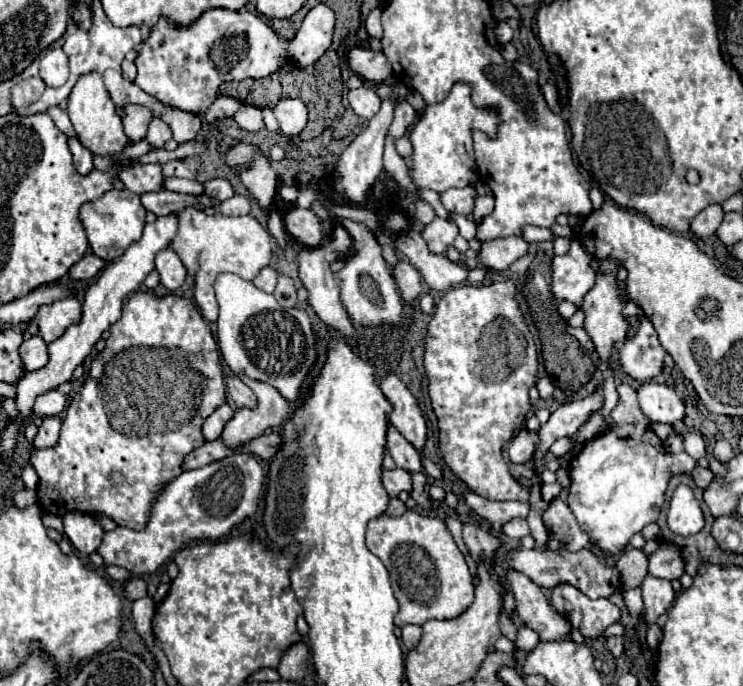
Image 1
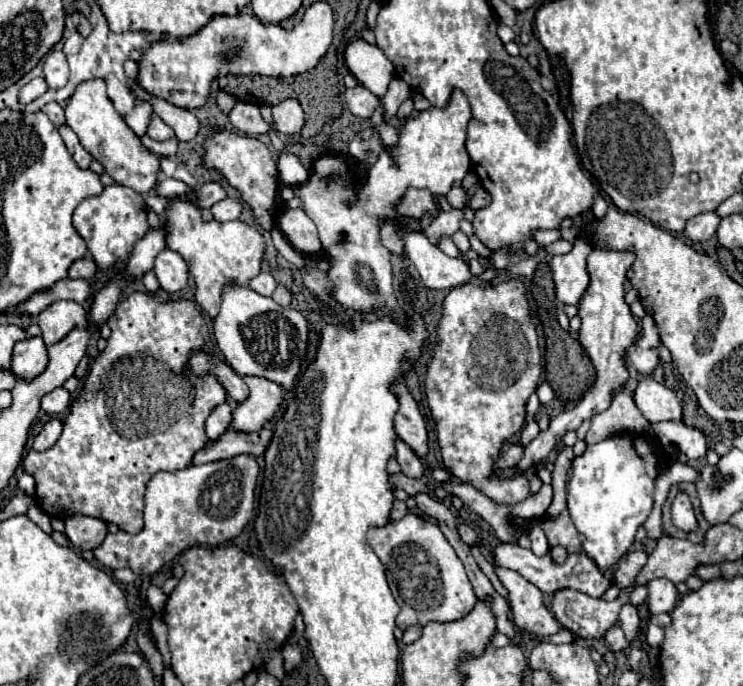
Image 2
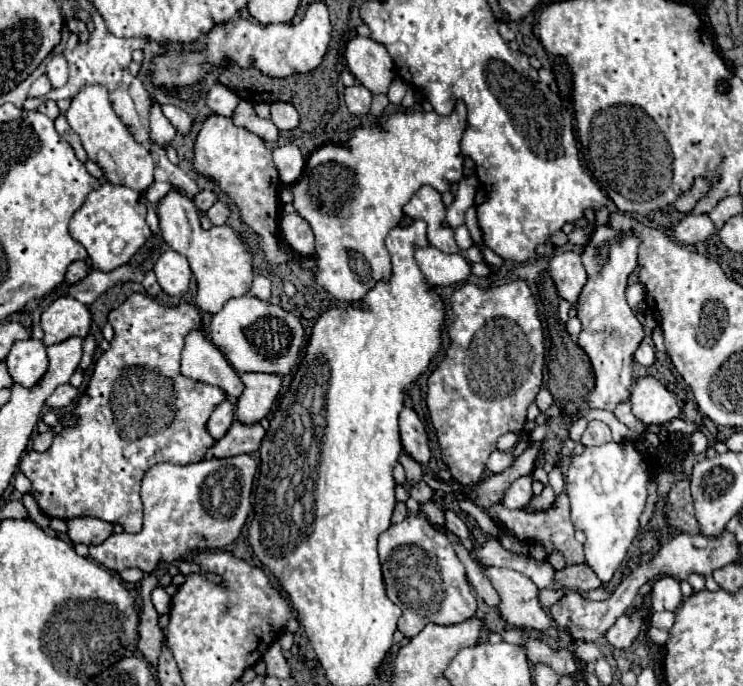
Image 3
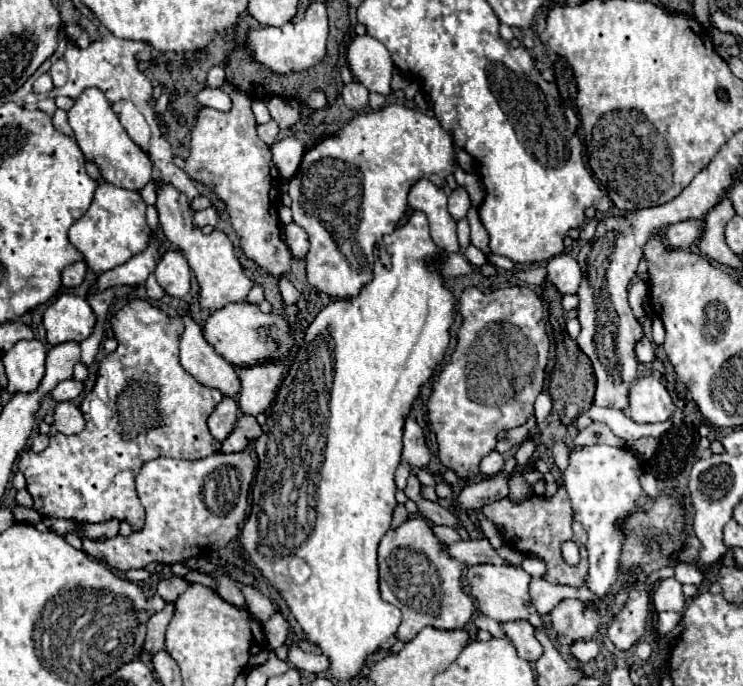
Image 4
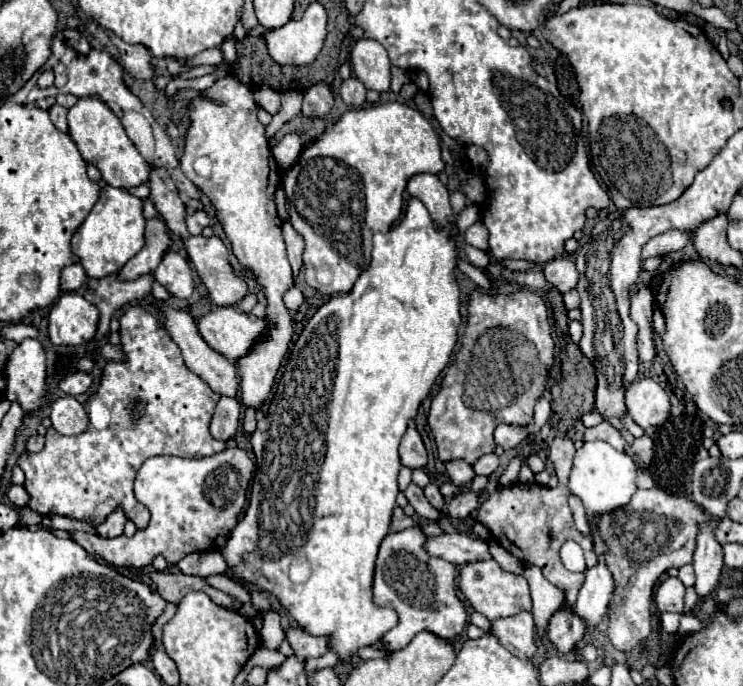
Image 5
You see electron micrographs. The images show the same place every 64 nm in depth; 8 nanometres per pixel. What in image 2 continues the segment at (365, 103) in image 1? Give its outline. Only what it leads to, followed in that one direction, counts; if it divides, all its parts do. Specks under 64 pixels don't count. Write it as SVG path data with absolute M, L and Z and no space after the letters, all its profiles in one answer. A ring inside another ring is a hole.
M358 84L356 88L348 88L346 90L346 104L350 108L350 112L358 118L370 118L378 104L380 104L380 98L374 96L366 86Z

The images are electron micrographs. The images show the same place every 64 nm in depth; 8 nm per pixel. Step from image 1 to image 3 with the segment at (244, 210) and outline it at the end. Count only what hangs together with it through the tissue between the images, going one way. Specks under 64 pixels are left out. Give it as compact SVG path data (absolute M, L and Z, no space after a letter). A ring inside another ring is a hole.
M216 202L210 210L208 210L208 218L212 220L212 224L224 224L230 218L232 210L224 204L224 202Z

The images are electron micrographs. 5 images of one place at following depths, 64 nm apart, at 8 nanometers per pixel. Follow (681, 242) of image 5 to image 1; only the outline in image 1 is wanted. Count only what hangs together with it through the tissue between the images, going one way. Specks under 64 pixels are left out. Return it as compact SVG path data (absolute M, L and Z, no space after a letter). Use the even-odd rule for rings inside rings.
M710 204L708 208L704 208L692 222L692 232L698 236L698 238L708 238L712 236L720 222L724 218L724 210L722 210L722 204Z

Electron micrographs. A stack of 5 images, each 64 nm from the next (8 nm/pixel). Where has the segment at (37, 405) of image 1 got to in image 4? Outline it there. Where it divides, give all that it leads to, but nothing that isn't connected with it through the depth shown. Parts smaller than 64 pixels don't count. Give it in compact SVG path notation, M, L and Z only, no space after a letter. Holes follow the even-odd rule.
M64 380L60 382L54 390L52 390L52 400L56 402L68 402L68 400L74 400L80 392L82 392L84 384L82 382L76 382L76 380Z

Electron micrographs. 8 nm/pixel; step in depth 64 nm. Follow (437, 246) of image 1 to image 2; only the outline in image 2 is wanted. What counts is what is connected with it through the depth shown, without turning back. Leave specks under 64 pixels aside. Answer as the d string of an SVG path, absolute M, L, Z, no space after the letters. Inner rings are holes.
M450 210L450 212L440 212L432 224L424 230L426 238L430 240L430 244L438 246L438 242L444 238L444 236L454 236L460 228L460 218L464 216L464 210Z

